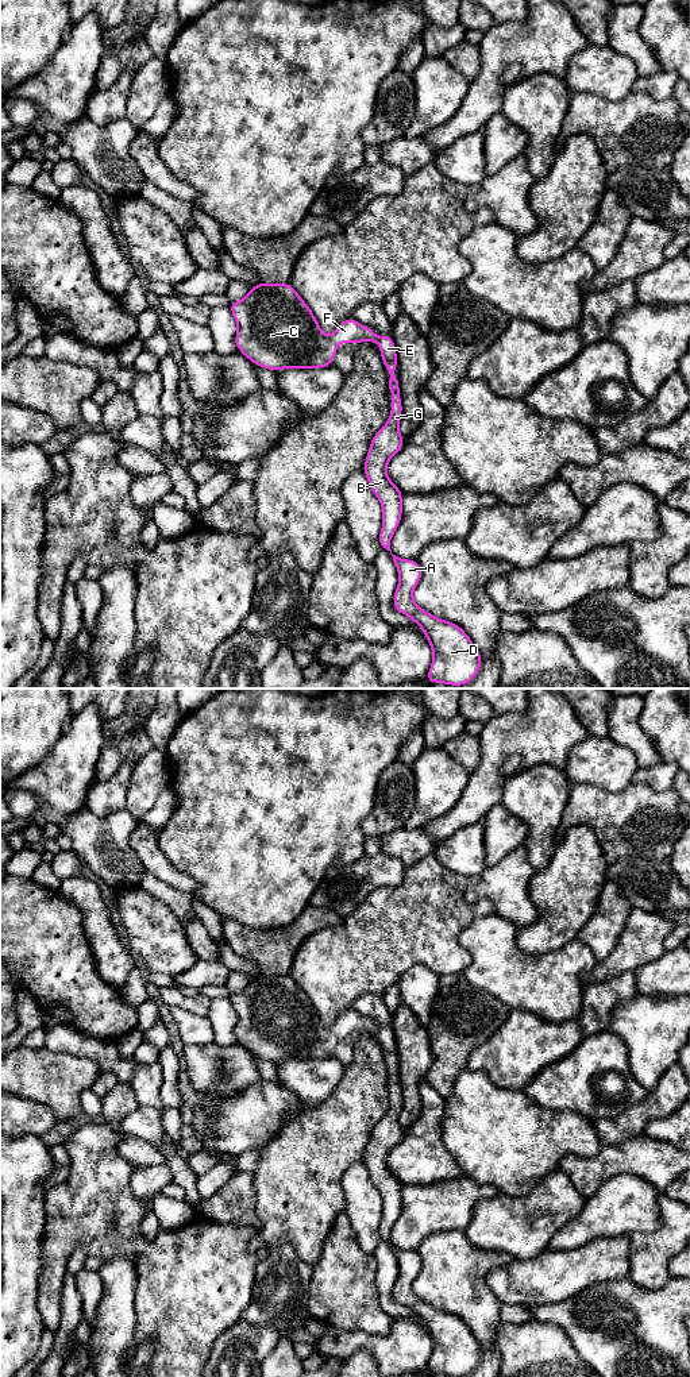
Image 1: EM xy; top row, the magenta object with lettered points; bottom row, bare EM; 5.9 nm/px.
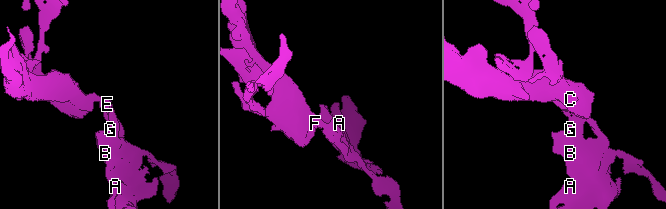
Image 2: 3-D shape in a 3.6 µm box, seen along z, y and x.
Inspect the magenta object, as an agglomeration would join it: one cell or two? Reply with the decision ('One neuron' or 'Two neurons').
One neuron

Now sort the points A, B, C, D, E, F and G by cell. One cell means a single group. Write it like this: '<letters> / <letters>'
A B C D E F G

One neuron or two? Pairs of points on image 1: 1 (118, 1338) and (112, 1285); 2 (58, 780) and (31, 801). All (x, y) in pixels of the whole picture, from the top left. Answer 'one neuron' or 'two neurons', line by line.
1: one neuron
2: two neurons

